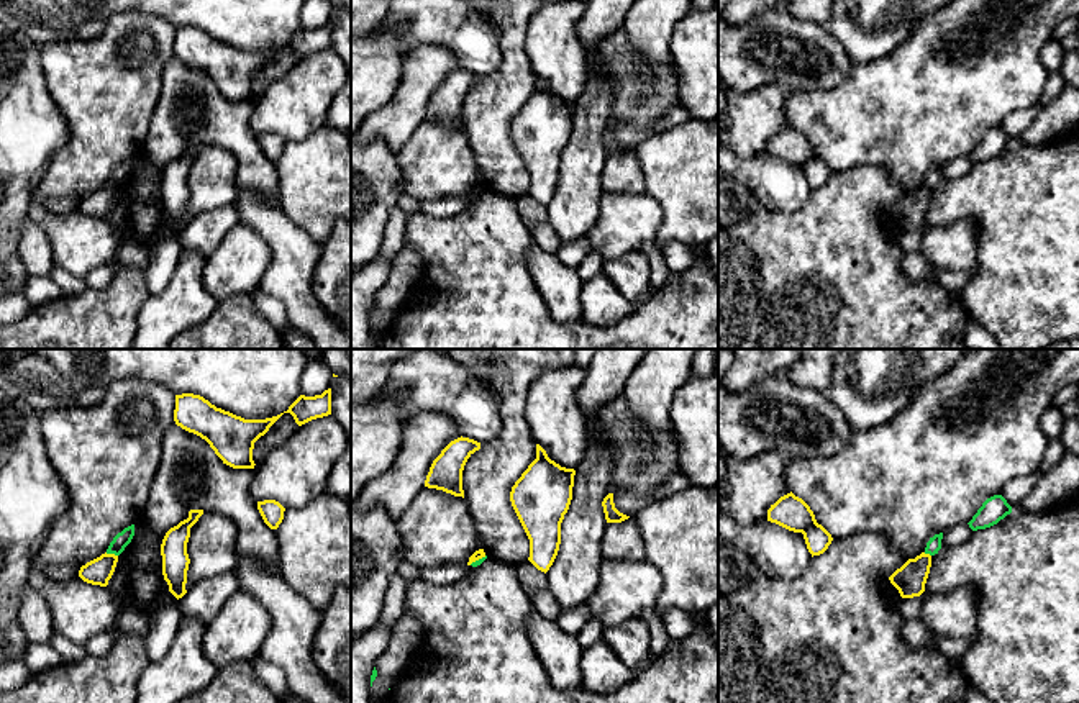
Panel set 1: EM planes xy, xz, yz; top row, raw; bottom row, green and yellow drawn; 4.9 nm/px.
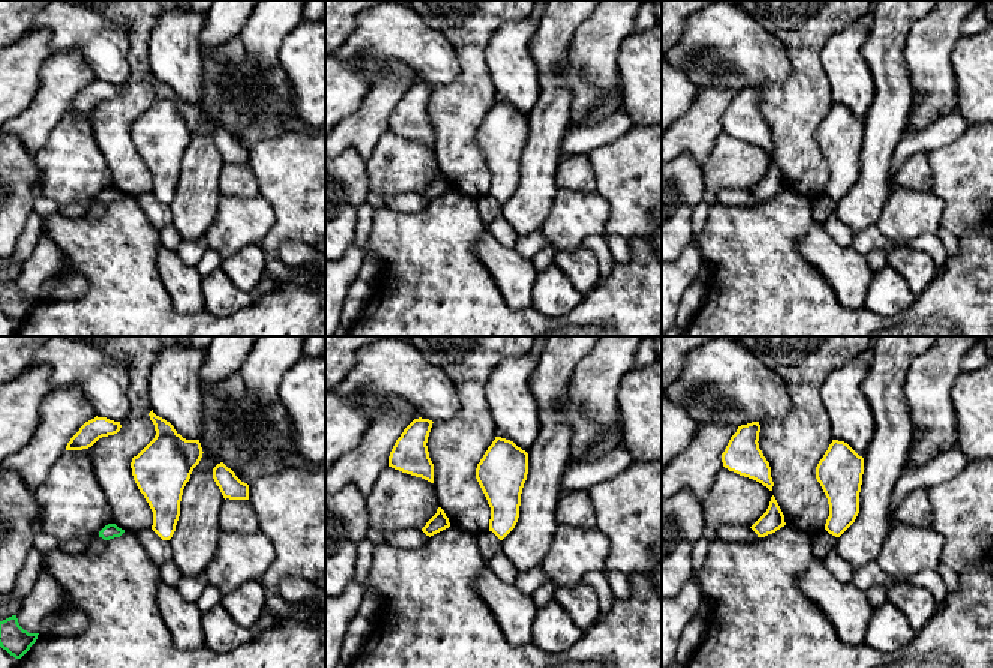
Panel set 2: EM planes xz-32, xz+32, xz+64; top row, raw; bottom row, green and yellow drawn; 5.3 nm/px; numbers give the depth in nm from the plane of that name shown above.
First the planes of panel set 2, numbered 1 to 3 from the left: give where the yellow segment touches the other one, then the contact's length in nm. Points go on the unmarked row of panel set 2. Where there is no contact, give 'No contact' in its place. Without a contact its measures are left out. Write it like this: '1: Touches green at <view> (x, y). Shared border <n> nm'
1: No contact
2: No contact
3: No contact

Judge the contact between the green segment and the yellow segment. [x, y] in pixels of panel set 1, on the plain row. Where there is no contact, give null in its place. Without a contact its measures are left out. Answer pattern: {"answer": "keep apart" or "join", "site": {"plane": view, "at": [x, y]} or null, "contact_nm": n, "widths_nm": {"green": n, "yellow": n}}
{"answer": "keep apart", "site": {"plane": "xy", "at": [112, 185]}, "contact_nm": 70, "widths_nm": {"green": 80, "yellow": 130}}

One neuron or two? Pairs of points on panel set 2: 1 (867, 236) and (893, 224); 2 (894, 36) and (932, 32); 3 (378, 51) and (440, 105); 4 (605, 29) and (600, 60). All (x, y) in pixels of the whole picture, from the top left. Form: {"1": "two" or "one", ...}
{"1": "two", "2": "two", "3": "two", "4": "one"}

